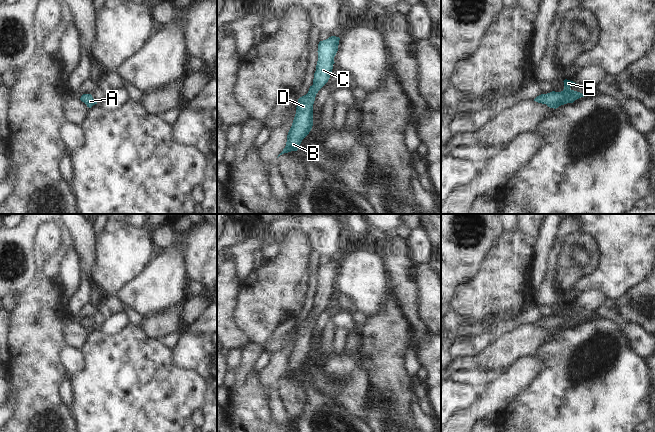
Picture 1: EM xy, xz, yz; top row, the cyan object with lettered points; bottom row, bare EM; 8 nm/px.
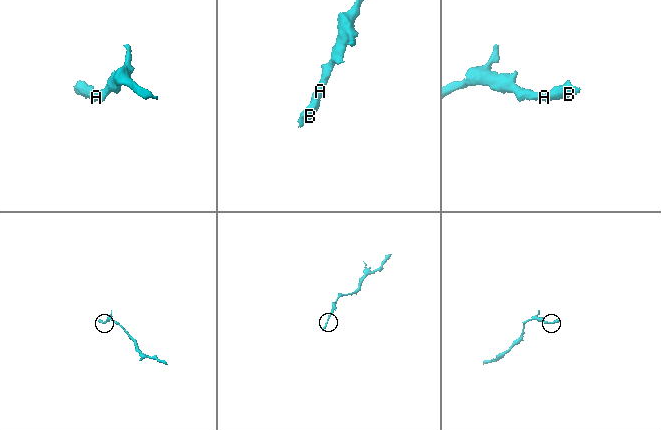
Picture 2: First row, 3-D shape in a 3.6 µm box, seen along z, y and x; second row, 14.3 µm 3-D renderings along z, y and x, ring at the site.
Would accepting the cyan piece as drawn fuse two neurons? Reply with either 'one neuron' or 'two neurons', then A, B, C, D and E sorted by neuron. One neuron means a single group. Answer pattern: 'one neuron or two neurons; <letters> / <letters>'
one neuron; A B C D E

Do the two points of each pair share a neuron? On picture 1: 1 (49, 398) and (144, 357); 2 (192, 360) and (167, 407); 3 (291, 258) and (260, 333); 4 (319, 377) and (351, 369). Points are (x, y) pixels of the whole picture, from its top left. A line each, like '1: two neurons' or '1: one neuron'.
1: two neurons
2: two neurons
3: one neuron
4: one neuron

